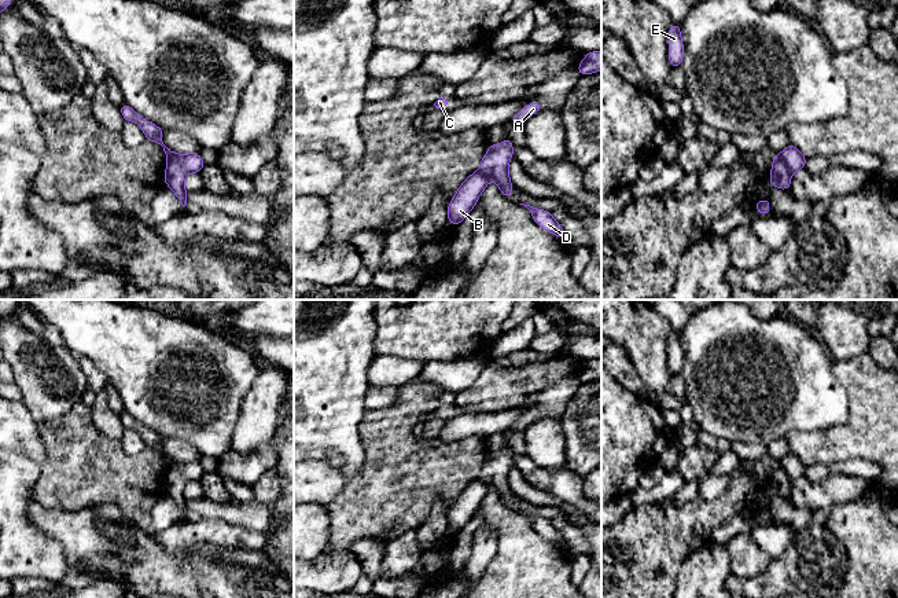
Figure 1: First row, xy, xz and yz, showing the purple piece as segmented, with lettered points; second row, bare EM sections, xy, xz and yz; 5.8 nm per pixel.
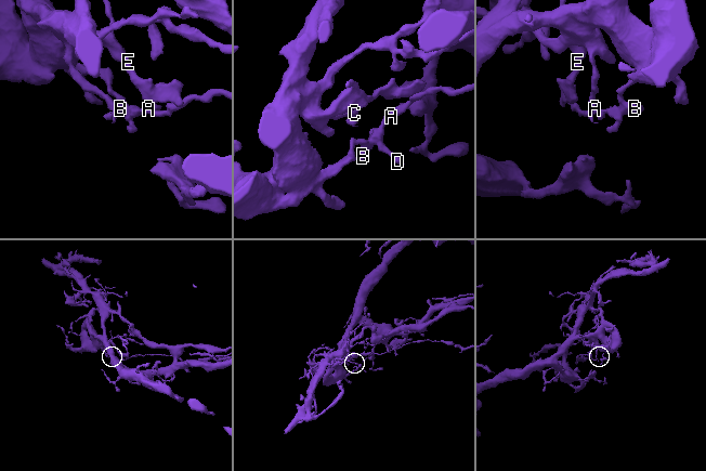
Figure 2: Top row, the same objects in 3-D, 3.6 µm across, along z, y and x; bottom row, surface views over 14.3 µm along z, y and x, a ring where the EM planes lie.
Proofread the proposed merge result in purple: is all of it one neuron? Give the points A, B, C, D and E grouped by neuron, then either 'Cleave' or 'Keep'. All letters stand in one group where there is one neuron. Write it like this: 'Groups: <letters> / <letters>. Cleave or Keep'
Groups: A D / B C E. Cleave

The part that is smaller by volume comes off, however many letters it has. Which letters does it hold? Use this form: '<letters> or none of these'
A, D

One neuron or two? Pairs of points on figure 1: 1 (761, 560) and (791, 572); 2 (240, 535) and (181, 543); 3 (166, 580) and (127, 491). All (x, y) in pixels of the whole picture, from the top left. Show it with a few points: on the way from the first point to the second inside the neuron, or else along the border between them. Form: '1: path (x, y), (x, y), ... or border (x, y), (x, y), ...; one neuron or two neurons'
1: border (770, 560), (769, 565), (757, 576), (740, 578); two neurons
2: path (225, 535), (197, 535); one neuron
3: border (114, 505), (139, 527); two neurons

